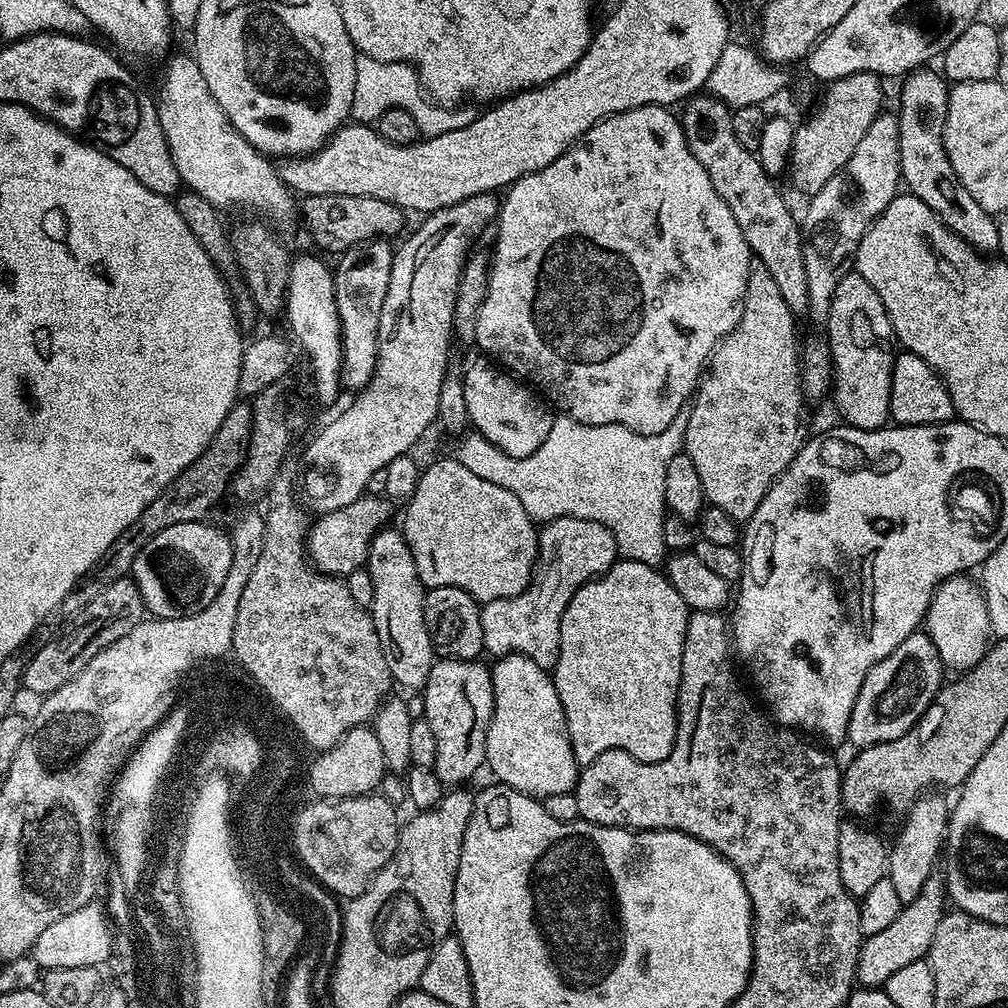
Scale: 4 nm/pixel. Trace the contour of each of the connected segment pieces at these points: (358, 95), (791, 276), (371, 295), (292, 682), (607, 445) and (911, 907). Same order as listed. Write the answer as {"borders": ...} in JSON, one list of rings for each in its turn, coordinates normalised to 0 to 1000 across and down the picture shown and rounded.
{"borders":[[[[354,55],[351,97],[347,112],[350,120],[353,120],[356,115],[365,115],[371,121],[382,108],[398,107],[406,111],[411,121],[415,121],[418,136],[424,137],[442,133],[446,129],[454,129],[465,123],[470,118],[470,111],[460,106],[434,105],[428,98],[423,97],[421,85],[408,63],[382,62],[373,60],[370,56]]],[[[690,93],[678,107],[679,135],[688,157],[696,161],[700,173],[704,173],[704,181],[708,181],[708,188],[712,188],[720,204],[724,204],[724,212],[728,212],[728,220],[732,220],[747,255],[755,258],[764,268],[764,276],[772,280],[772,288],[776,288],[780,304],[787,312],[797,311],[802,289],[796,226],[791,215],[789,218],[782,211],[782,202],[770,188],[771,180],[754,164],[753,154],[740,149],[736,141],[732,141],[728,133],[726,108],[718,100],[705,93]]],[[[384,237],[360,238],[343,247],[331,262],[331,281],[337,334],[341,344],[341,358],[337,364],[337,375],[342,386],[356,387],[368,378],[373,366],[375,347],[375,315],[379,312],[379,300],[383,300],[383,288],[387,284],[387,268],[391,246]]],[[[281,468],[273,473],[265,489],[270,501],[264,504],[260,550],[248,569],[248,577],[244,577],[244,585],[240,585],[240,594],[236,596],[230,642],[237,644],[246,663],[281,698],[282,705],[298,719],[306,734],[315,744],[324,744],[330,742],[348,722],[362,721],[370,713],[390,686],[391,676],[379,649],[379,637],[373,628],[368,606],[351,597],[344,574],[324,570],[308,559],[304,547],[308,516],[302,513],[303,505],[300,500],[298,505],[294,497],[296,484],[290,481],[289,470]]],[[[676,407],[669,419],[665,419],[665,423],[652,433],[634,433],[632,429],[616,421],[578,421],[568,417],[566,413],[556,411],[548,418],[546,438],[534,442],[534,446],[530,446],[530,450],[522,454],[510,454],[502,450],[471,427],[455,434],[456,445],[450,448],[450,452],[458,458],[458,462],[462,462],[462,466],[474,470],[474,474],[482,474],[482,478],[490,478],[490,482],[506,486],[506,490],[510,490],[510,494],[518,498],[522,510],[529,517],[543,518],[553,516],[555,512],[588,516],[607,527],[612,549],[618,555],[655,563],[661,556],[657,534],[661,515],[661,462],[665,462],[665,454],[673,451],[679,443],[682,418],[682,408]]],[[[926,867],[917,876],[917,884],[913,889],[896,898],[891,911],[887,911],[879,923],[860,930],[854,936],[847,961],[848,971],[858,980],[872,980],[881,973],[883,966],[887,966],[887,962],[896,962],[898,958],[903,958],[903,954],[918,951],[923,942],[923,935],[927,935],[927,923],[931,923],[931,915],[937,910],[938,904],[938,870]]]]}

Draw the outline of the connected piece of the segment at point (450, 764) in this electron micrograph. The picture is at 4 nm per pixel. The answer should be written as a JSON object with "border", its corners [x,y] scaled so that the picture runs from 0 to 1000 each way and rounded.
{"border":[[[437,653],[430,658],[427,673],[419,685],[422,692],[420,713],[424,714],[431,733],[435,735],[433,771],[441,780],[456,780],[475,762],[481,761],[480,737],[490,704],[490,685],[485,660],[475,659],[475,654],[454,655]]]}

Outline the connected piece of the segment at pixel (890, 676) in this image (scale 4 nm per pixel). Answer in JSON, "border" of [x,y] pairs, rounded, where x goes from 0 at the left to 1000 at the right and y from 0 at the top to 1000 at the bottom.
{"border":[[[920,626],[905,627],[859,669],[859,677],[855,677],[855,685],[851,685],[851,692],[843,708],[841,734],[849,737],[850,743],[855,743],[862,742],[864,738],[890,734],[905,725],[935,682],[933,667],[935,660],[931,645]]]}

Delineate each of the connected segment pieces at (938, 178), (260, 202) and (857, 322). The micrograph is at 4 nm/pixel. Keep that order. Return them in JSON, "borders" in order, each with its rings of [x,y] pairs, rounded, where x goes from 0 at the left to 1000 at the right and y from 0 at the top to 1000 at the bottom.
{"borders":[[[[913,65],[896,76],[893,87],[893,177],[896,186],[927,208],[943,230],[959,238],[973,251],[989,247],[992,242],[985,211],[974,208],[954,185],[937,144],[937,126],[940,112],[942,83],[925,65]]],[[[189,55],[175,56],[168,62],[167,68],[163,71],[163,84],[159,87],[159,95],[157,94],[157,110],[161,129],[167,138],[169,151],[173,157],[173,163],[177,165],[180,180],[188,188],[198,192],[200,196],[204,196],[204,199],[215,208],[239,206],[242,210],[255,210],[258,213],[255,215],[261,216],[271,223],[288,217],[290,209],[295,209],[296,202],[290,199],[292,191],[278,179],[275,164],[262,152],[257,151],[251,143],[244,141],[244,137],[240,137],[240,133],[236,133],[236,129],[228,121],[228,117],[224,117],[223,111],[213,101],[212,95],[208,93],[193,57]]],[[[846,268],[831,280],[821,317],[819,344],[825,354],[827,385],[829,381],[829,405],[837,412],[836,420],[846,425],[876,425],[882,420],[883,383],[885,382],[885,359],[887,334],[885,320],[875,304],[875,296]]]]}

